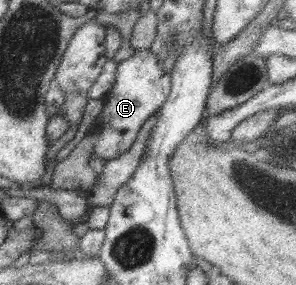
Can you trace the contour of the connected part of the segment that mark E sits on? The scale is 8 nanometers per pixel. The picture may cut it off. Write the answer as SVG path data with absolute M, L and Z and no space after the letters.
M135 49L133 56L119 61L115 82L103 99L103 116L100 122L97 121L98 129L95 130L97 134L101 131L101 135L94 142L92 152L102 159L111 160L129 149L145 119L160 108L170 89L170 75L157 64L149 49Z

